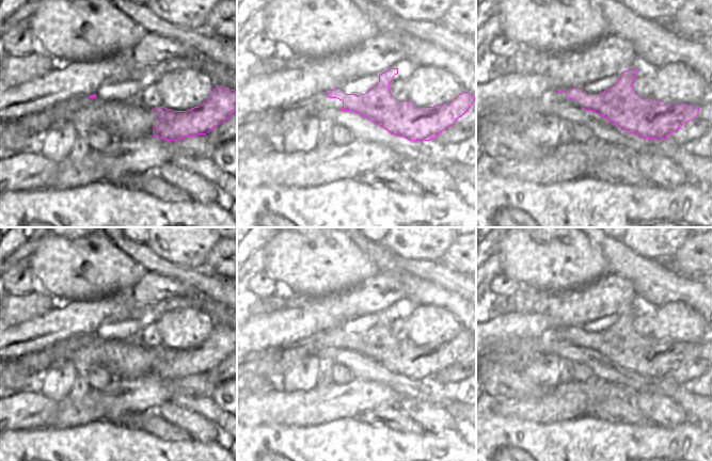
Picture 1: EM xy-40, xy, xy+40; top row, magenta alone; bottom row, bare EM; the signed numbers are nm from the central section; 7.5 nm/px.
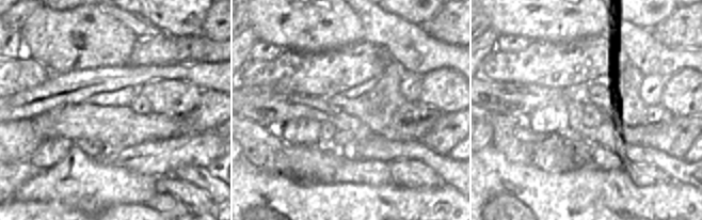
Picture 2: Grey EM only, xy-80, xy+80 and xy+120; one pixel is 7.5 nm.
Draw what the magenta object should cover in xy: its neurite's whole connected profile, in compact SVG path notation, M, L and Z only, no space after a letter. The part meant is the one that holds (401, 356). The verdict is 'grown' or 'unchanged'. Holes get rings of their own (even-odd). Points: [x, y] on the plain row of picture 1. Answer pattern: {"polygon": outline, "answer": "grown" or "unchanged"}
{"polygon": "M391 307L379 314L379 321L365 333L346 333L341 327L327 329L329 337L343 340L341 350L352 350L378 363L389 371L410 380L430 380L440 371L453 365L464 354L475 336L463 331L450 341L433 346L416 346L408 339L397 339L390 330L390 323L398 307Z", "answer": "unchanged"}

